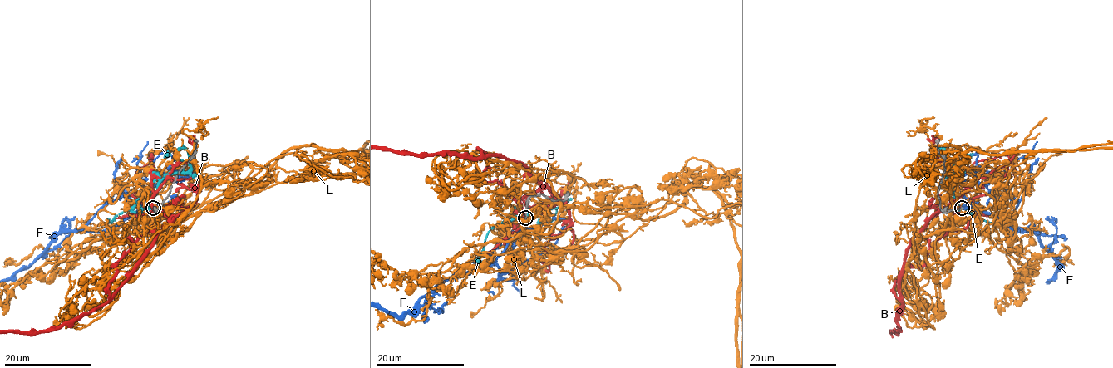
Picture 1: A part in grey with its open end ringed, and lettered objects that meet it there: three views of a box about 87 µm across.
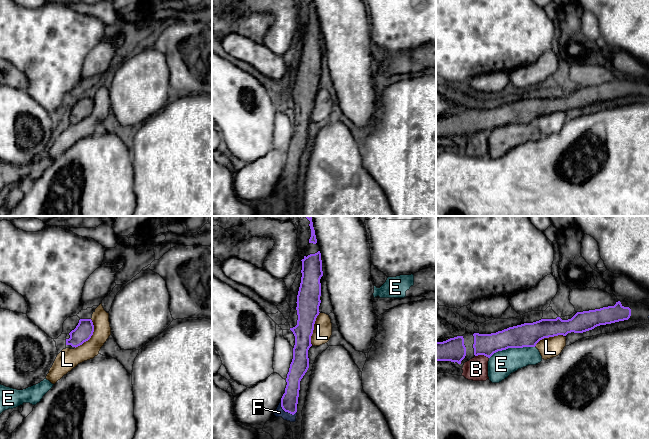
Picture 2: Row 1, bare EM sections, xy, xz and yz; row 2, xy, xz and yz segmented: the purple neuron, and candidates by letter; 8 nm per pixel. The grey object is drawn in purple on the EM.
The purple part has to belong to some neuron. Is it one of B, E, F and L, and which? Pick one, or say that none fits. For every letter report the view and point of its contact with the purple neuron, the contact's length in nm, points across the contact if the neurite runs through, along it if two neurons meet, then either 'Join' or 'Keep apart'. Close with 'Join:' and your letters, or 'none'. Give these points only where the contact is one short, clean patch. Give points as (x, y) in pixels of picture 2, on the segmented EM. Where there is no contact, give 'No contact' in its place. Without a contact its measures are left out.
B: Touches purple at yz (482, 354). Shared border 110 nm. Keep apart
E: Touches purple at yz (511, 347). Shared border 380 nm. Boundary: yz (534, 346), (508, 347), (496, 351), (489, 358). Keep apart
F: Touches purple at xz (286, 411). Shared border 160 nm. Path across: xz (289, 400), (286, 411), (279, 412). Join
L: Touches purple at xy (91, 335). Shared border 280 nm. Boundary: xy (91, 319), (93, 334), (75, 348). Keep apart
Join: F

